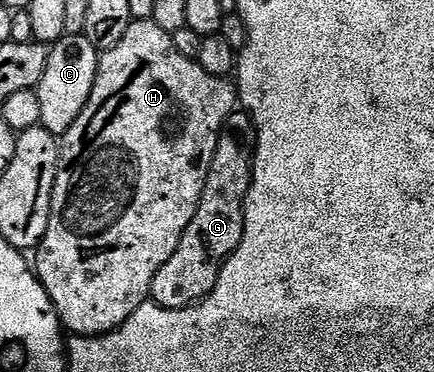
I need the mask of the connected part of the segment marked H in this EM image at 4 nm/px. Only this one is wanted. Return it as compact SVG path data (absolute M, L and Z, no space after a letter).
M150 19L133 20L132 26L118 39L114 47L100 53L98 75L94 79L94 91L90 91L90 99L86 107L82 107L82 115L74 119L74 127L66 131L60 141L60 158L54 179L54 195L50 203L50 223L46 223L46 235L34 250L34 272L36 278L46 287L46 295L54 303L60 316L60 324L69 334L78 337L100 337L103 333L113 333L138 307L149 300L154 283L154 275L162 271L166 259L178 251L178 243L182 243L182 235L186 227L190 227L190 219L194 219L194 211L198 211L198 203L202 199L202 191L206 187L206 179L210 171L210 163L214 159L214 151L218 147L220 133L224 129L228 116L238 105L238 89L231 80L210 75L210 71L202 71L197 61L191 61L178 47L174 47L171 33L162 31Z

